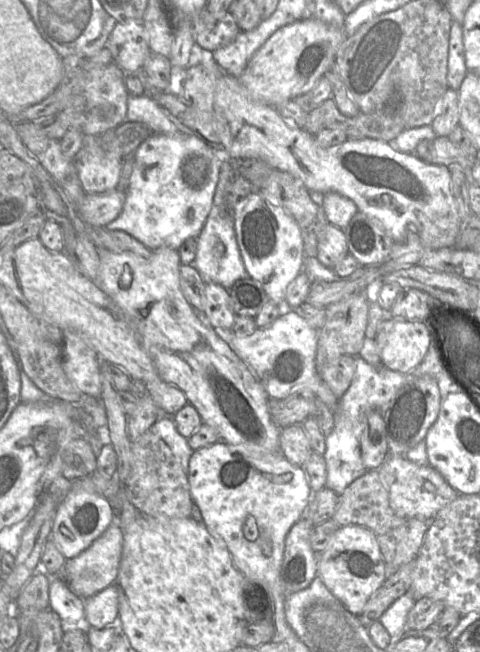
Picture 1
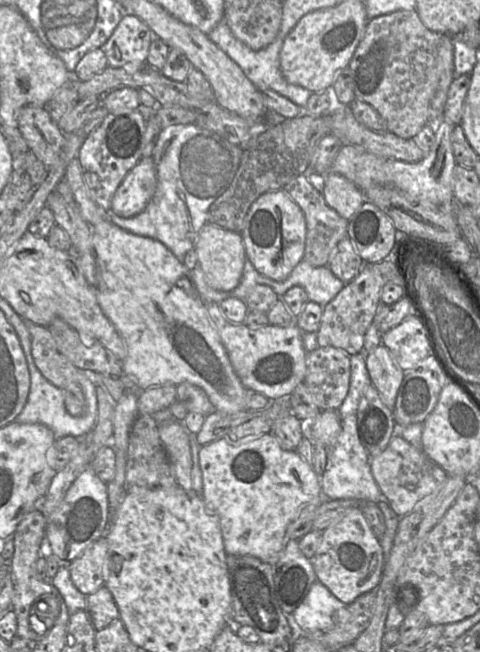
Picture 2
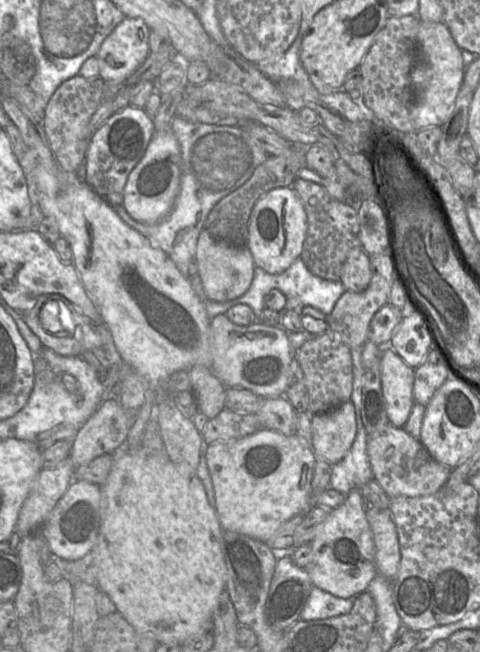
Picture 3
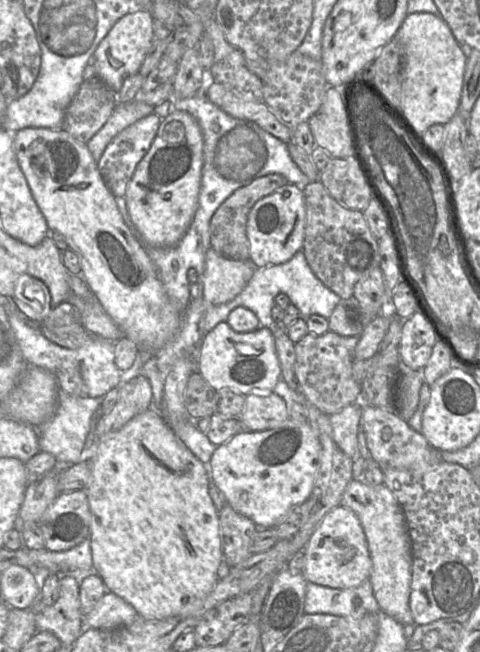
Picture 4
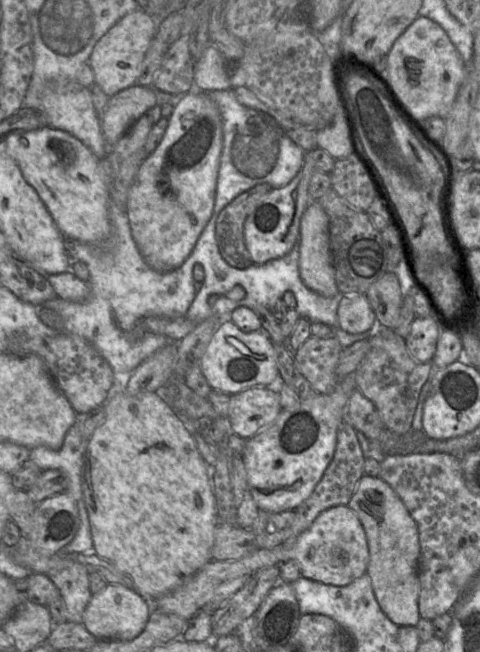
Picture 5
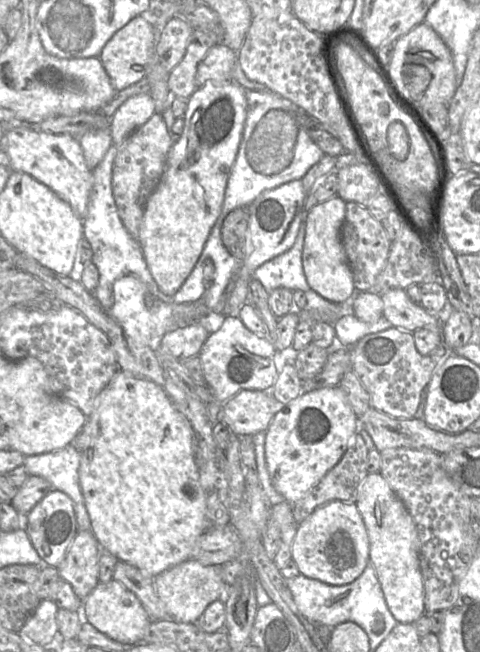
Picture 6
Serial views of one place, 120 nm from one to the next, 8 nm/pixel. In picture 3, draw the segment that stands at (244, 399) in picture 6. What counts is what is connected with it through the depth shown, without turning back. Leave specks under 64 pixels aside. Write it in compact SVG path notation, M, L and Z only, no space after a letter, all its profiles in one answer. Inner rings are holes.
M281 397L263 398L256 414L262 428L274 430L286 436L295 434L297 413L289 401Z

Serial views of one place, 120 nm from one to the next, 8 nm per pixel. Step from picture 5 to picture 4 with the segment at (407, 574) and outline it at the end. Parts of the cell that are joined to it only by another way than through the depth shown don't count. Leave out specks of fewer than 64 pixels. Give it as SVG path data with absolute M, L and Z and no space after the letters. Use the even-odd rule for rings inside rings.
M352 479L341 505L351 509L363 528L372 561L369 580L380 609L403 625L413 624L409 606L412 546L403 510L392 492L382 483L369 485Z

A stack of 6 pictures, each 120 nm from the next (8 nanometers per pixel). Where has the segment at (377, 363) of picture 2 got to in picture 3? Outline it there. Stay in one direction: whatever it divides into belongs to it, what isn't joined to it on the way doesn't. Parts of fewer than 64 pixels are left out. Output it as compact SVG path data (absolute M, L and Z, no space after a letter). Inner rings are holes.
M389 348L381 353L380 373L389 421L395 427L403 427L415 404L413 398L415 369L410 367L394 349Z

